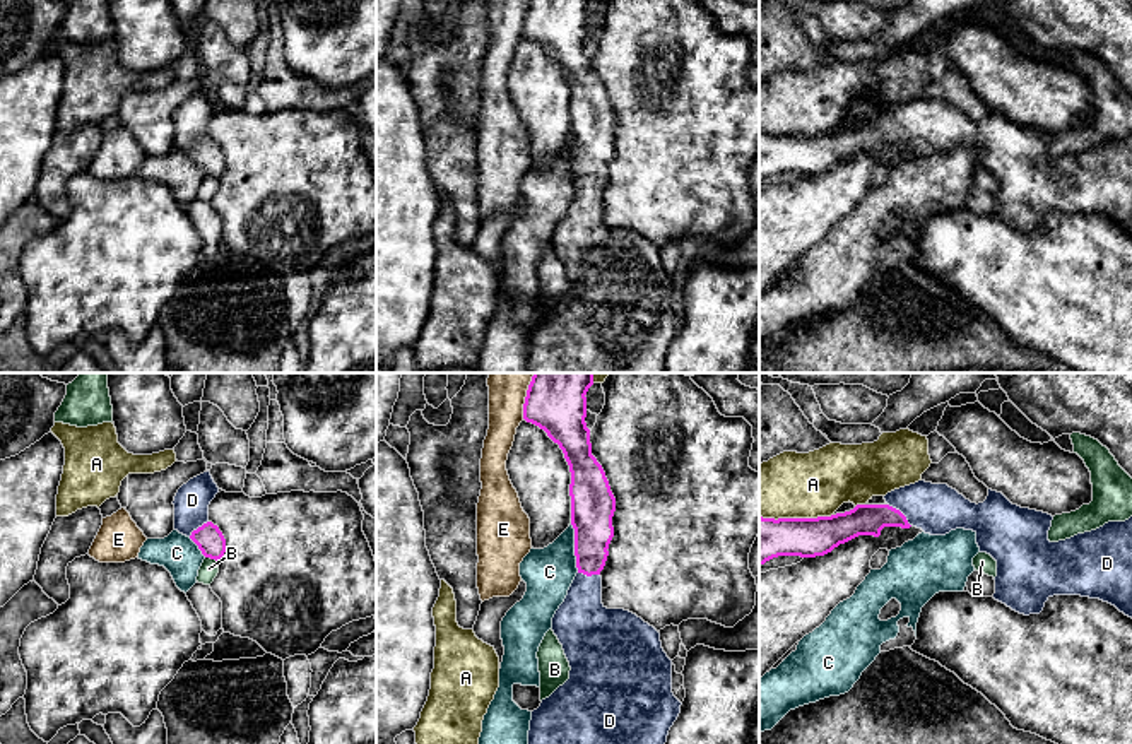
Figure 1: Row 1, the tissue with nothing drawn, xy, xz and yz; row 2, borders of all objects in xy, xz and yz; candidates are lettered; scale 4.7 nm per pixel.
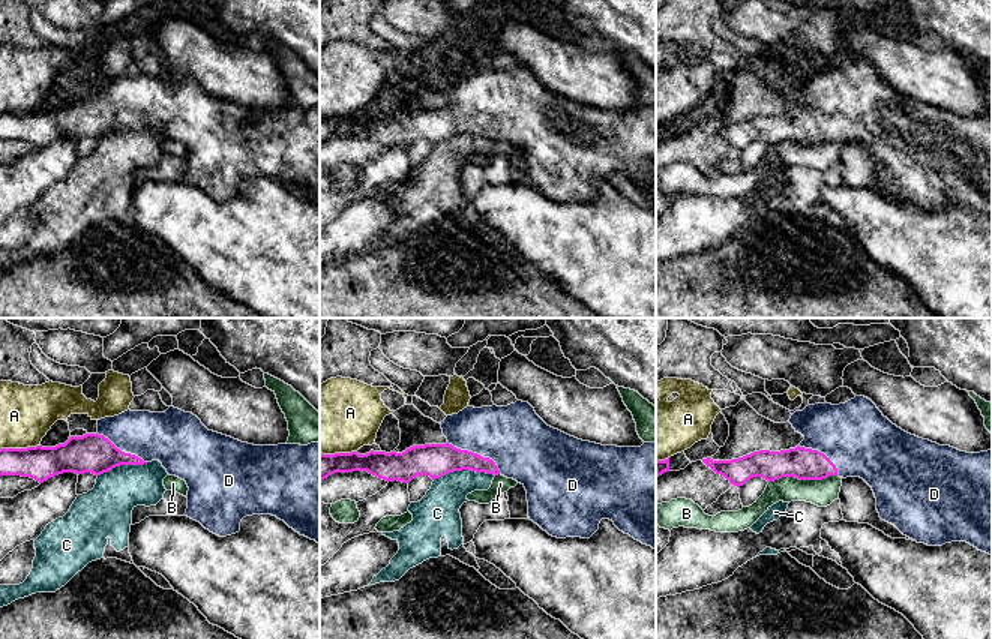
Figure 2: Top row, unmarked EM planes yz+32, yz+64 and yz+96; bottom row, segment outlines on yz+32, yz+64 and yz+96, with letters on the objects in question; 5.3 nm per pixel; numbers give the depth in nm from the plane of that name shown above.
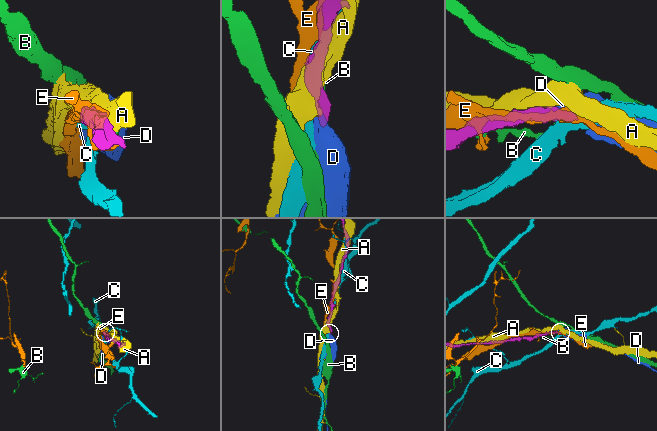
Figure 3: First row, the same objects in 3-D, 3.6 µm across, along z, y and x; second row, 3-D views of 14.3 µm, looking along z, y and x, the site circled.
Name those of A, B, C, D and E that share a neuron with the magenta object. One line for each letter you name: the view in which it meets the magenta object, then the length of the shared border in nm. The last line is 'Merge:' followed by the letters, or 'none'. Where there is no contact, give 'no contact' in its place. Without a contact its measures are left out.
D: yz | 160 nm
Merge: D

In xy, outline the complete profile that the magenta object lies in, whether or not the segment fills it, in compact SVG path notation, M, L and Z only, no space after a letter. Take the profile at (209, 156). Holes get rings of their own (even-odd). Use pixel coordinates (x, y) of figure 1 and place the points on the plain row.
M210 89L183 101L174 113L174 147L190 154L205 174L219 178L226 169L226 156L209 137L209 121L219 109Z

